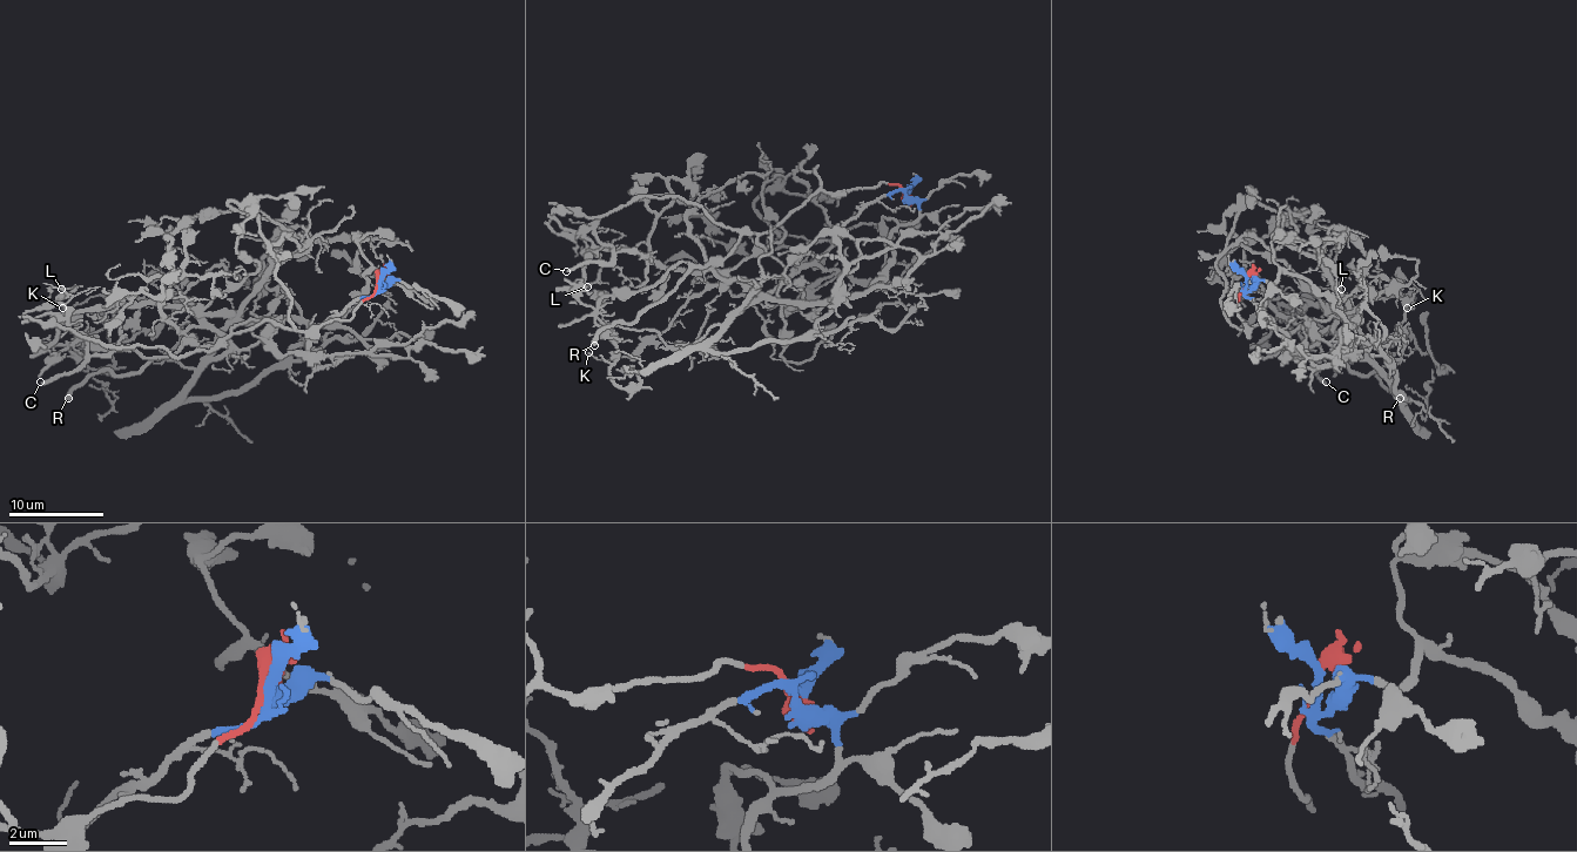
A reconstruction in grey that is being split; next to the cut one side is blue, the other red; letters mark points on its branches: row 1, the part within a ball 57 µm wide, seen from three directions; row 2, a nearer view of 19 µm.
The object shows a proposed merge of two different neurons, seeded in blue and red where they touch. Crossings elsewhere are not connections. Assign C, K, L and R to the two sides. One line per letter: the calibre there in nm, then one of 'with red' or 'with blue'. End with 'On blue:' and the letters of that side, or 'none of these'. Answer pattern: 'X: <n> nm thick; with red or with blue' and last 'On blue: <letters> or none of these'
C: 180 nm thick; with blue
K: 130 nm thick; with blue
L: 150 nm thick; with blue
R: 380 nm thick; with red
On blue: C, K, L

